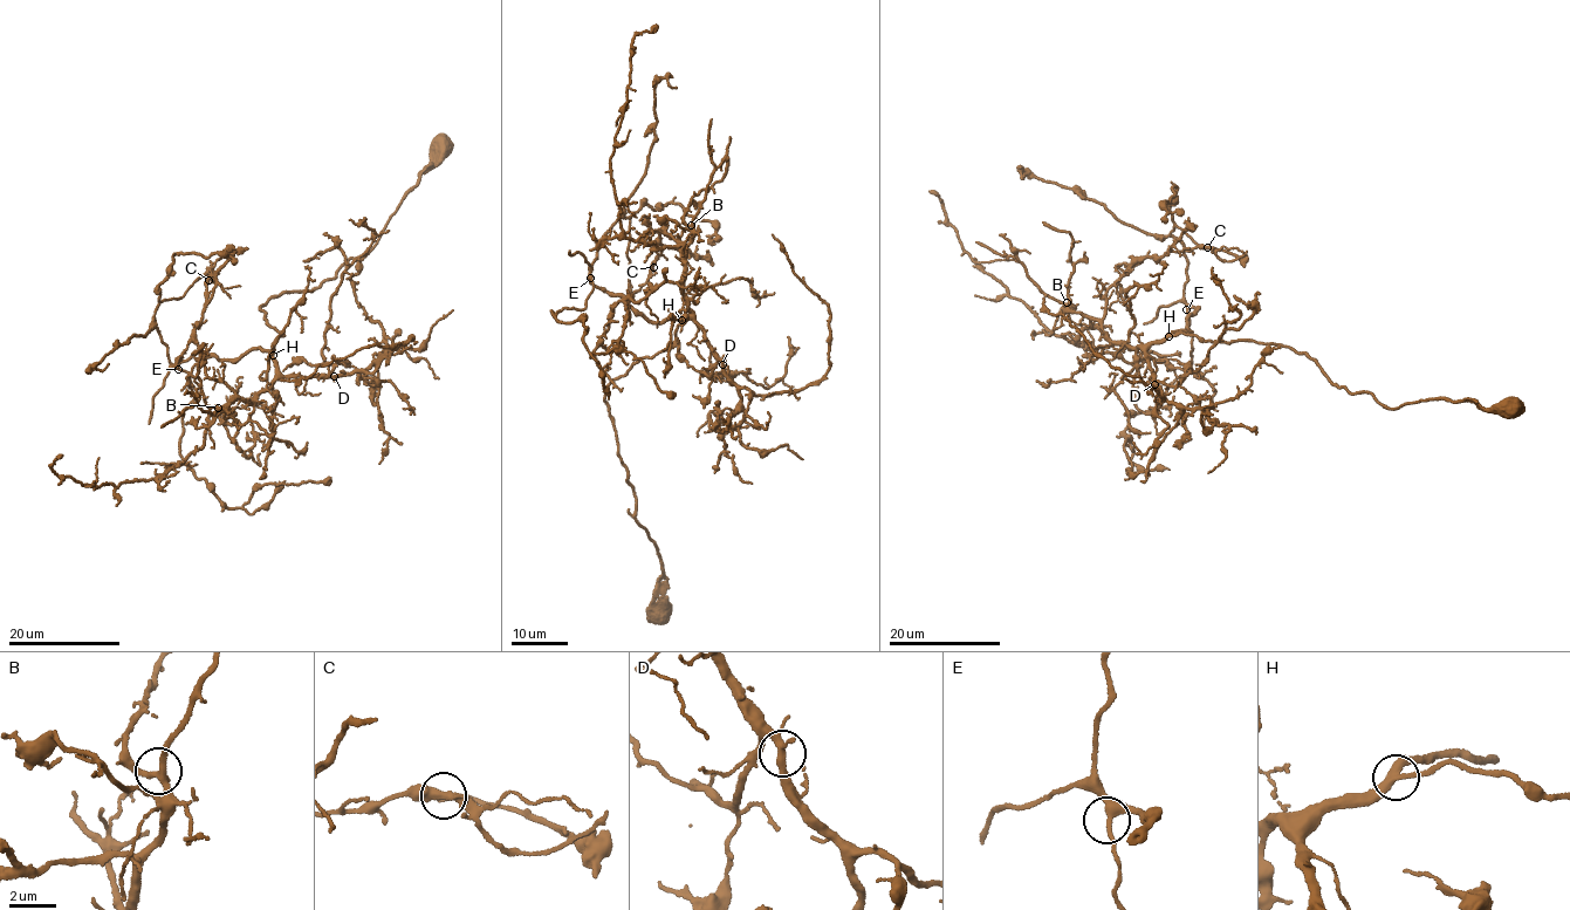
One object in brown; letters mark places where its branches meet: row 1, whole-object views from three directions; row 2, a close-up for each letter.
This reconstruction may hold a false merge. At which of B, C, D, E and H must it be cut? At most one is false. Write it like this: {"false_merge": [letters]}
{"false_merge": []}

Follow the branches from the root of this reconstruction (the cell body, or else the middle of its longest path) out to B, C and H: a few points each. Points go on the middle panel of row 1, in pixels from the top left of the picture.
B: (659, 610), (663, 562), (635, 518), (604, 394), (676, 340), (690, 312), (683, 278), (691, 225)
C: (659, 610), (663, 562), (635, 518), (604, 402), (688, 314), (665, 231), (653, 267)
H: (659, 610), (663, 562), (635, 518), (633, 486), (604, 394), (630, 367), (672, 346), (681, 320)

